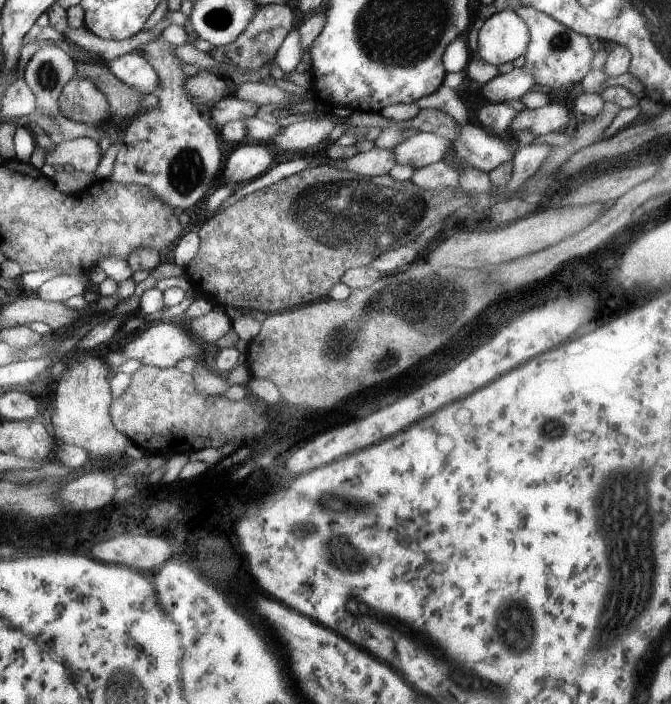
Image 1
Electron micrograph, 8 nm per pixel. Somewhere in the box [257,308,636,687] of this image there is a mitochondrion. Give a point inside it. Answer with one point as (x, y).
(354, 607)

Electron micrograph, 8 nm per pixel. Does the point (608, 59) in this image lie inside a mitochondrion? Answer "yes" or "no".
no

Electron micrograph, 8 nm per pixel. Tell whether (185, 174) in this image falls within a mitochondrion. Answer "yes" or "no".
yes

